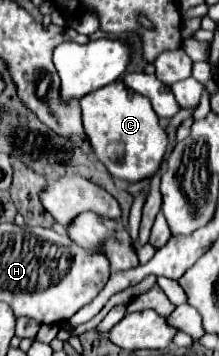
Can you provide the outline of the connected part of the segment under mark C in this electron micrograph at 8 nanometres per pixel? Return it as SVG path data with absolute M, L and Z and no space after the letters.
M112 83L104 89L96 89L96 93L88 93L88 97L82 97L80 109L92 151L96 159L106 165L112 177L140 181L158 173L168 147L168 137L166 131L160 129L158 115L152 111L150 101L144 95L130 91L122 83Z

